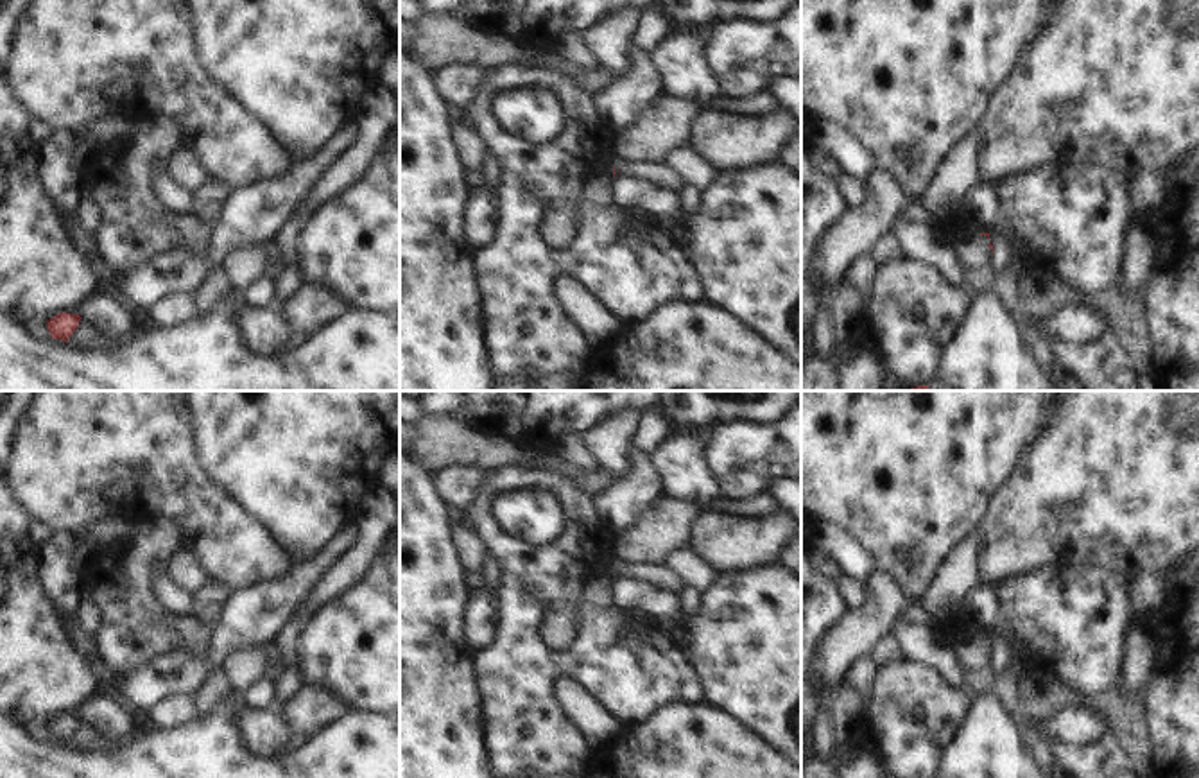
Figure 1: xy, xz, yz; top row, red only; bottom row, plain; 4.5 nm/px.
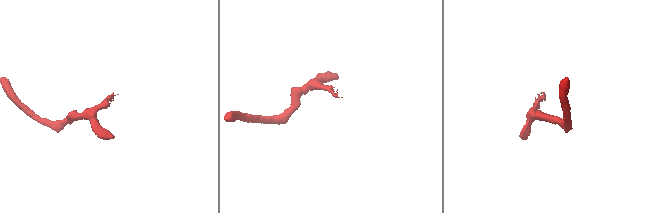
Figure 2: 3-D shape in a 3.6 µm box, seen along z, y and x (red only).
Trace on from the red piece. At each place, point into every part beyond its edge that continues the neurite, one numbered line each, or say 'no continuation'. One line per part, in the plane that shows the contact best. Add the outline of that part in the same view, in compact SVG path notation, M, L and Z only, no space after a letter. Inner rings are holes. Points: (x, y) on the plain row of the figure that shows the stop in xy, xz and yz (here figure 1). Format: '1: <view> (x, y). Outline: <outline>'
1: yz (975, 653). Outline: M975 636L968 642L957 642L953 644L953 656L962 672L991 667L989 640L986 636Z

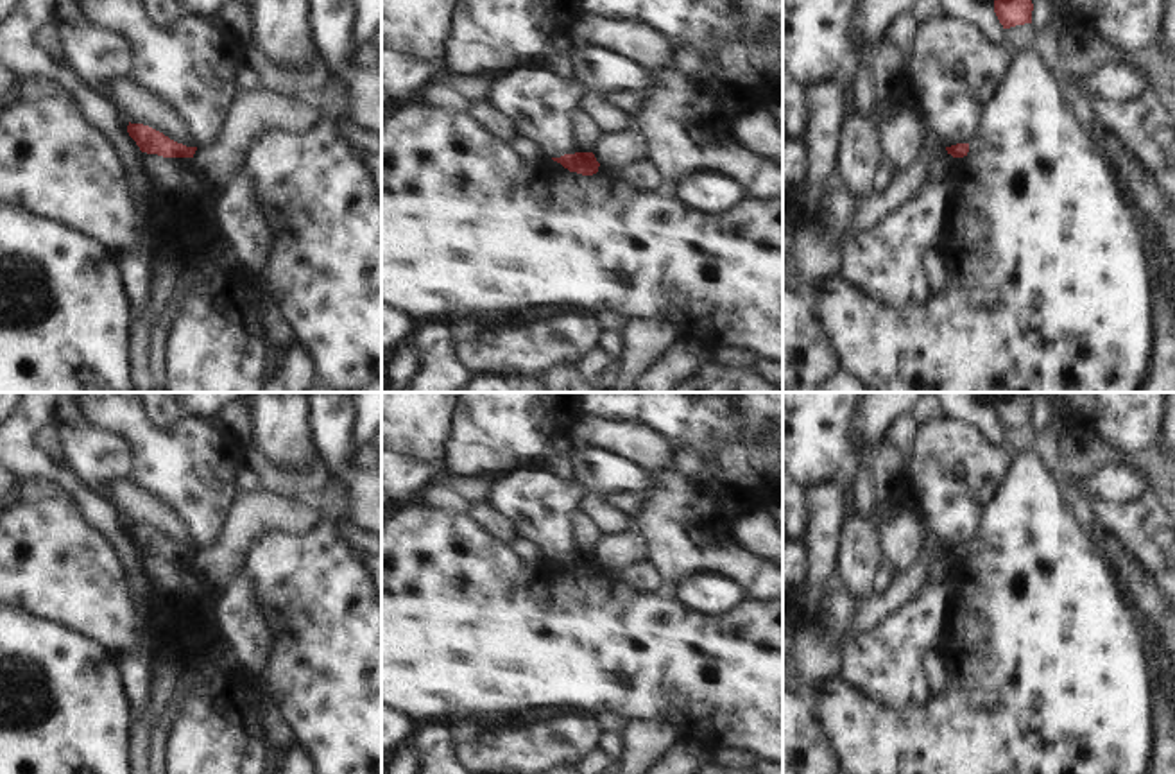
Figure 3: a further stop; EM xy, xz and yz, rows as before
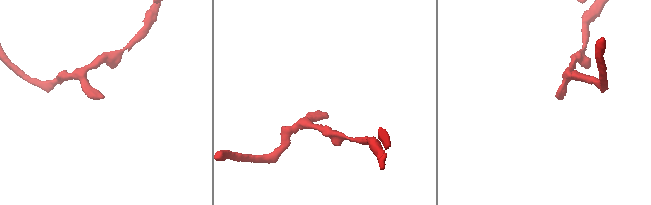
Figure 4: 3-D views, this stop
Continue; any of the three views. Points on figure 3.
no continuation

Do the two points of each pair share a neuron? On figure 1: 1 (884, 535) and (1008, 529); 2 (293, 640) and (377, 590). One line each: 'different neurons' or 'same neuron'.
1: different neurons
2: different neurons

